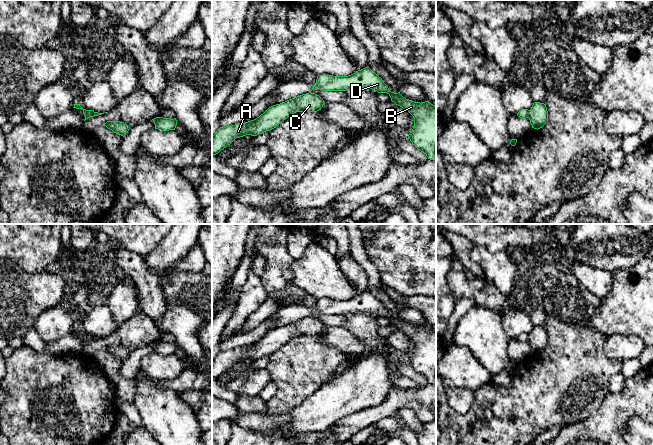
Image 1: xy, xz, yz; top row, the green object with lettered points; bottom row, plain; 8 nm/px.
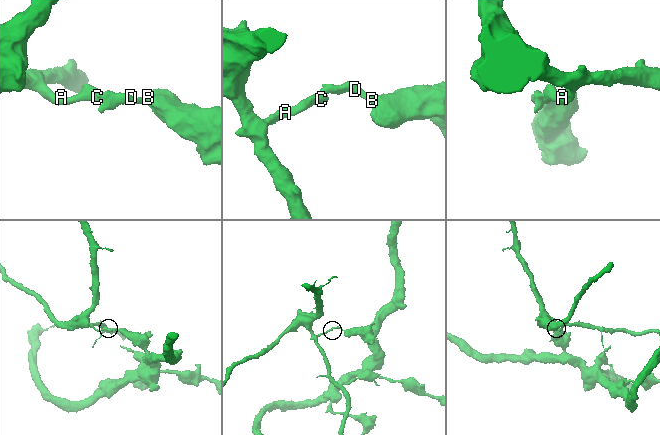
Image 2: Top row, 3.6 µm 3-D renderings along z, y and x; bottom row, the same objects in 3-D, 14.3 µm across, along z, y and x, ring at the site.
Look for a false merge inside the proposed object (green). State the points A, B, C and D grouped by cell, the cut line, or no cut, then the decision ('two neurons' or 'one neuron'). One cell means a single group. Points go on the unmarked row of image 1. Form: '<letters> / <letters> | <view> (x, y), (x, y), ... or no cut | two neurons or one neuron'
A C / B D | yz (528, 334), (529, 341) | two neurons

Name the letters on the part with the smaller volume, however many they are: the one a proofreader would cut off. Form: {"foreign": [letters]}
{"foreign": ["A", "C"]}

